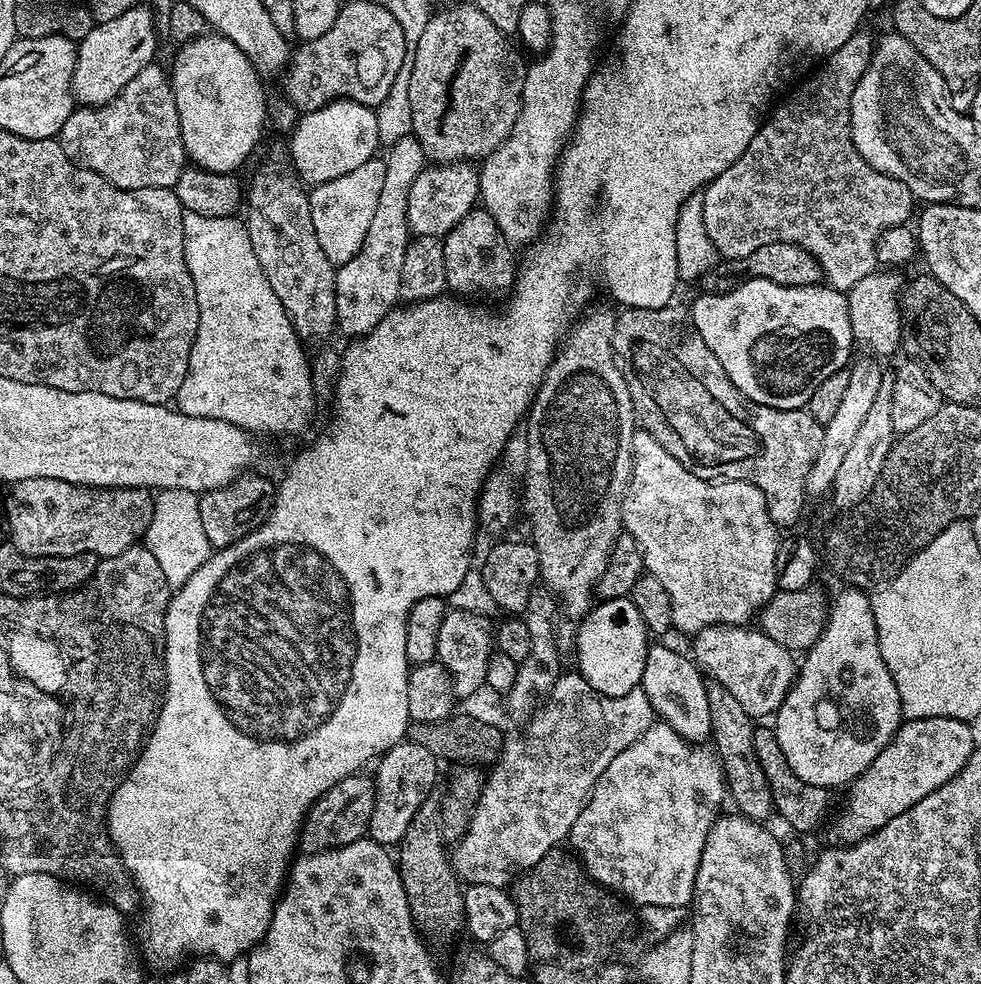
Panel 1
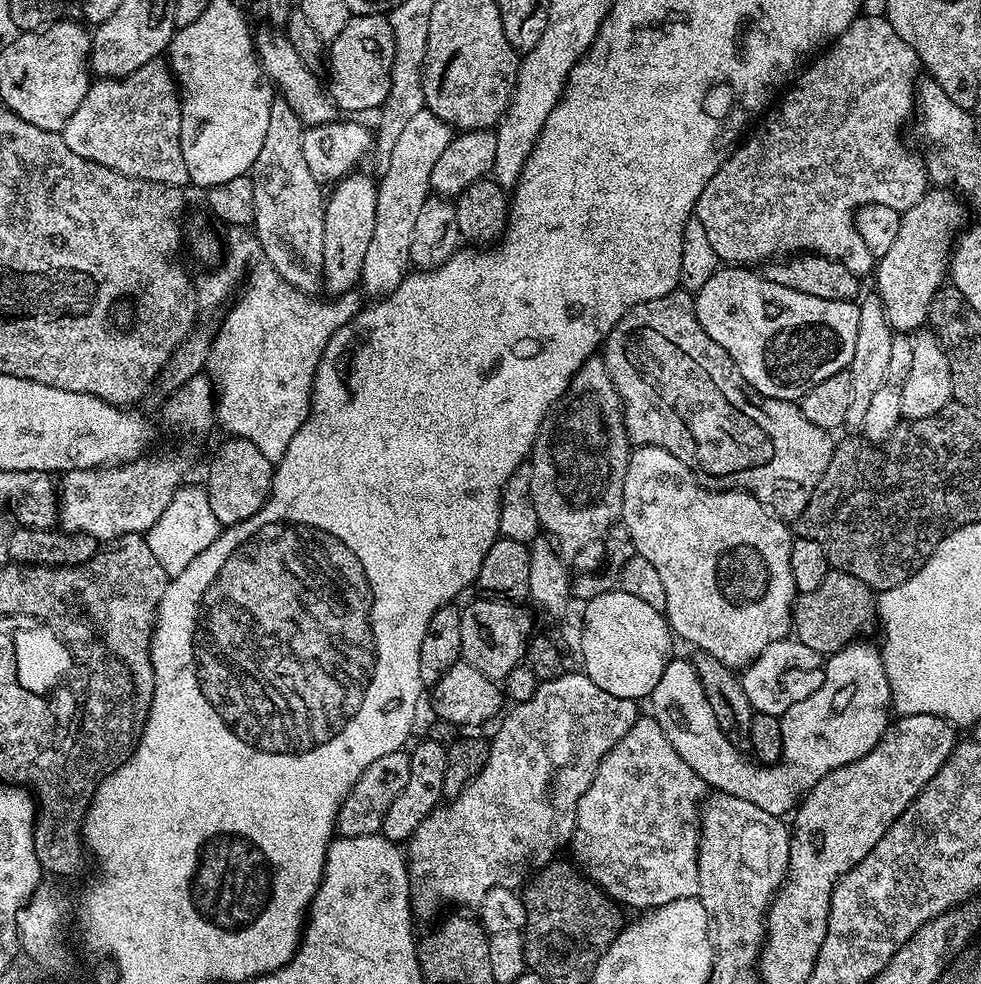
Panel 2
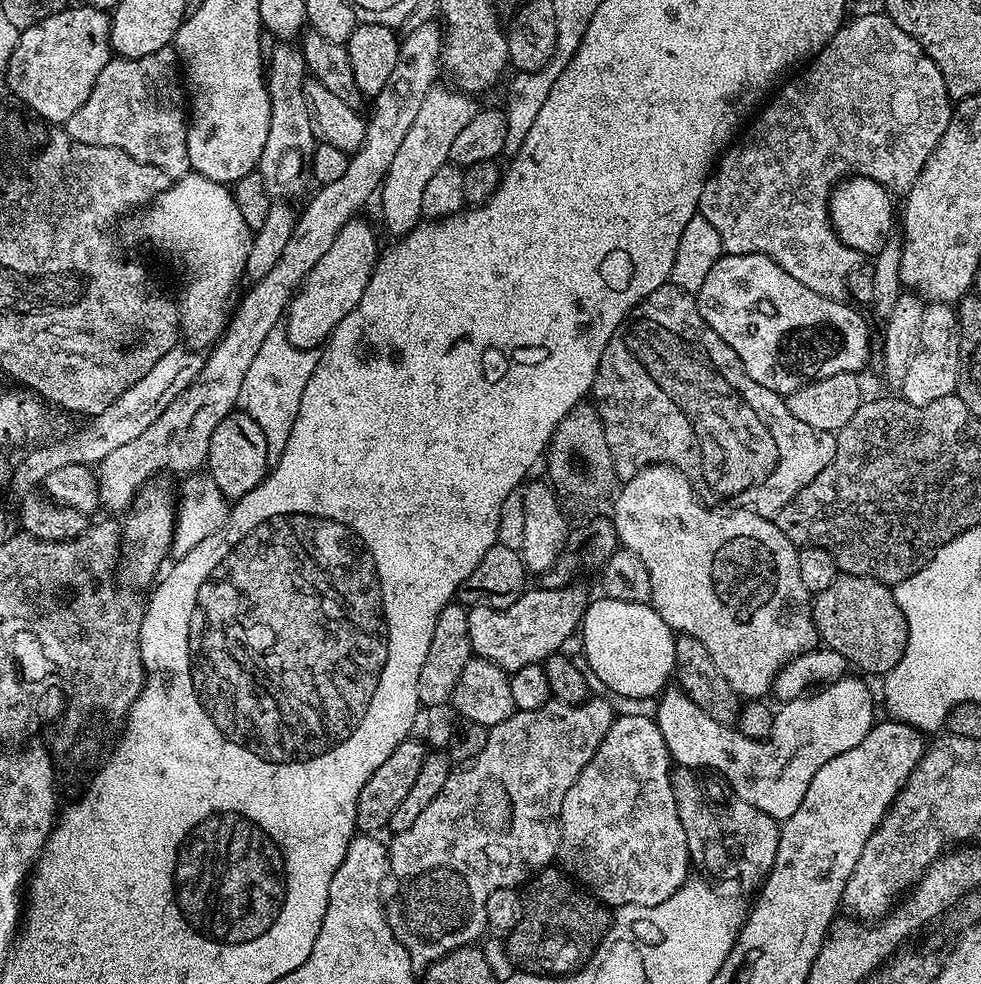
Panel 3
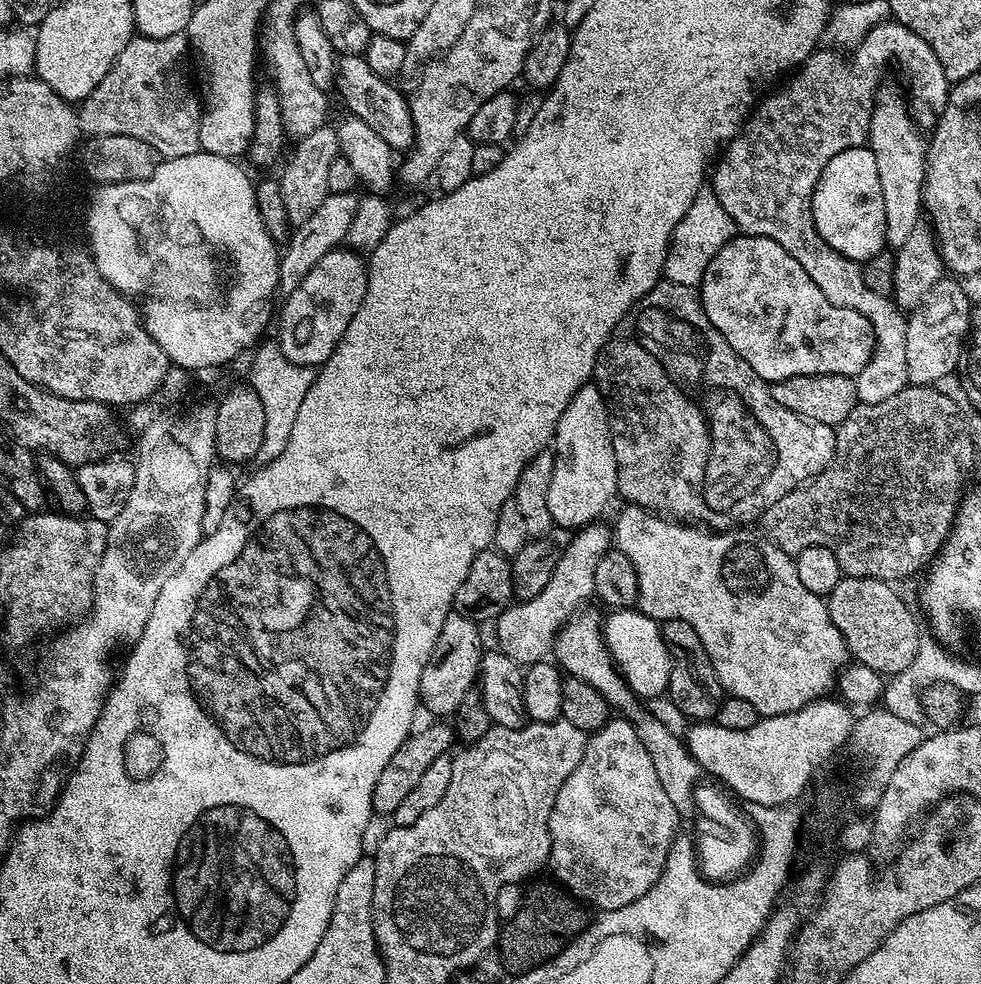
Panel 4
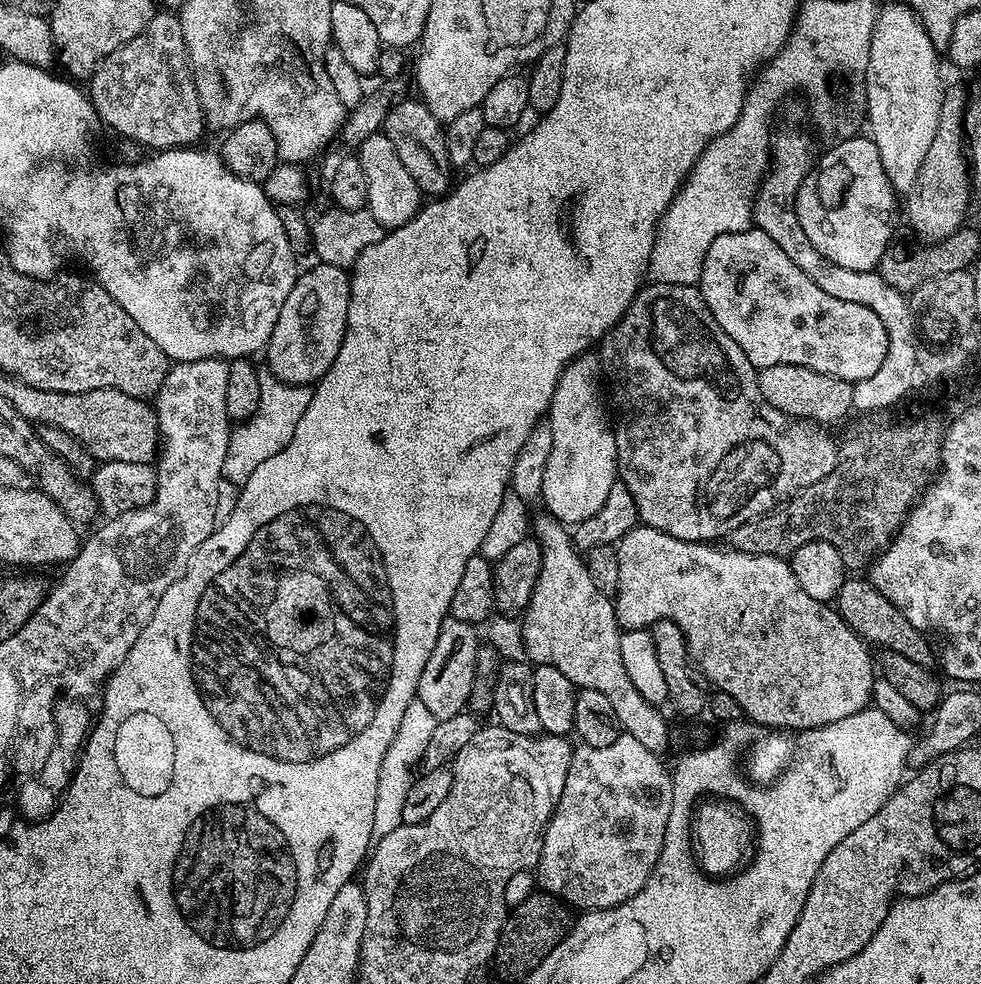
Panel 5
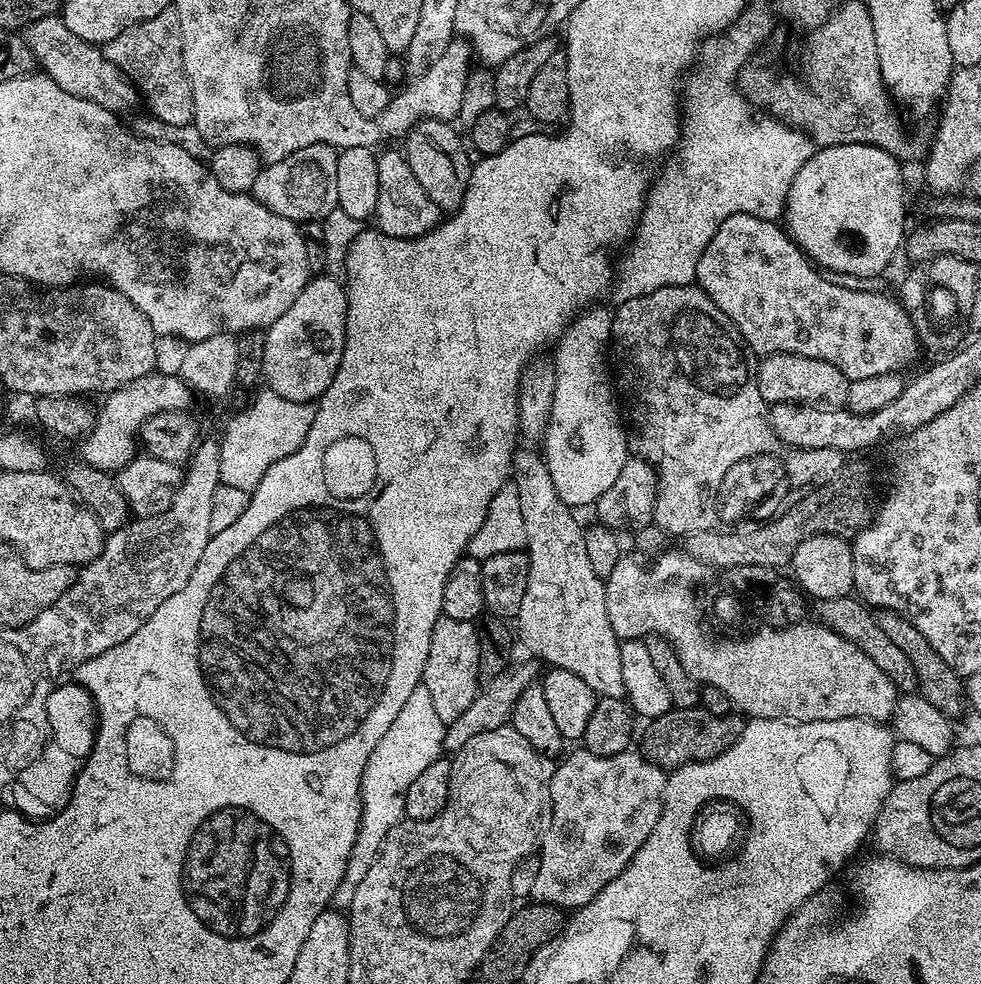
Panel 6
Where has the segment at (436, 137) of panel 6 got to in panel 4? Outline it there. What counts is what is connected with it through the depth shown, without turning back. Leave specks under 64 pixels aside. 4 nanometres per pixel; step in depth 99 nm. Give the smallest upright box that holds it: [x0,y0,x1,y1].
[334,55,416,150]

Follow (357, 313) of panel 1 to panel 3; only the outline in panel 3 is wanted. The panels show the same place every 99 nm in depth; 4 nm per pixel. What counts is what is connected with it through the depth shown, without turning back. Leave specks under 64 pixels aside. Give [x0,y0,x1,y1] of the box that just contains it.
[378,86,478,237]

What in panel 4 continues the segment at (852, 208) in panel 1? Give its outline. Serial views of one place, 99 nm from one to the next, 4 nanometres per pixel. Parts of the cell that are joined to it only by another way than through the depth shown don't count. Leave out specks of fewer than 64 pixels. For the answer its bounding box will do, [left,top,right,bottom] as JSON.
[710,18,950,404]

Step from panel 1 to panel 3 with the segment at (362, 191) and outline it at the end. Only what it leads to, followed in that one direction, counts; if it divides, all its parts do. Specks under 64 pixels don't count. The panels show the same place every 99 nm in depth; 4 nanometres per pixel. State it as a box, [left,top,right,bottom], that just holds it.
[286,218,377,350]

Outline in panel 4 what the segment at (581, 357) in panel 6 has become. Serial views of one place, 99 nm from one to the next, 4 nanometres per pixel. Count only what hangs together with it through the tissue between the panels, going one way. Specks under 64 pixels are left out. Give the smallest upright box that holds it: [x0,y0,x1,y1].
[550,383,616,530]

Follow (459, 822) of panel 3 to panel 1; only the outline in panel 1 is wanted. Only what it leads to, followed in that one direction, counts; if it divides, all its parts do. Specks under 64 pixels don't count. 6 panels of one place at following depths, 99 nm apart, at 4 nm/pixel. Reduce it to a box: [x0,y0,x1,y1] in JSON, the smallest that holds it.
[450,671,657,888]

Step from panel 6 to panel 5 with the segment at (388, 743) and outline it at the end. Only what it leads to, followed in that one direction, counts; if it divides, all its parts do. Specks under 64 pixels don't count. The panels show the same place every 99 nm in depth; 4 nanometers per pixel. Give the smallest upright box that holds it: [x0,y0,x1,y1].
[374,699,436,837]

